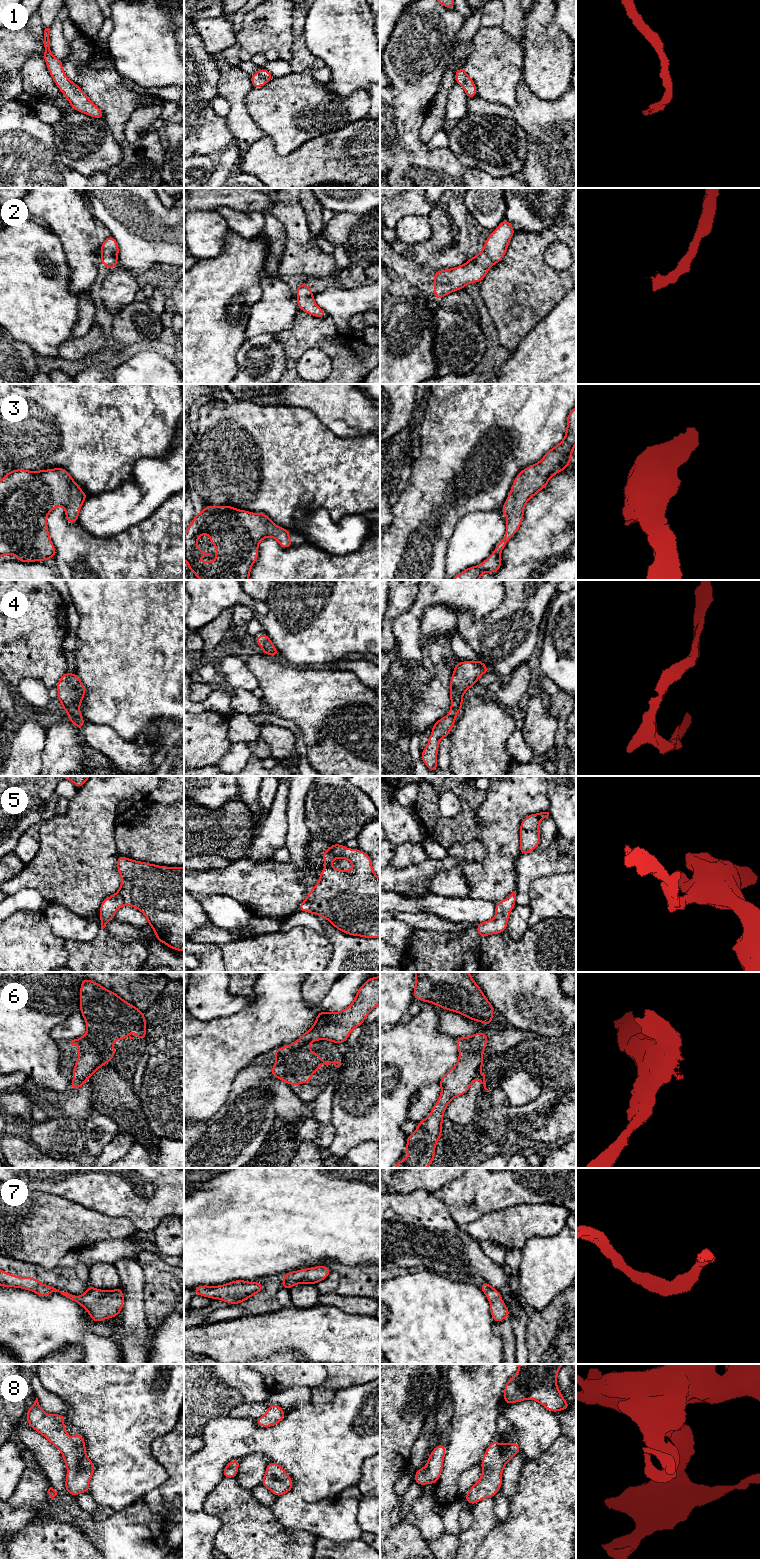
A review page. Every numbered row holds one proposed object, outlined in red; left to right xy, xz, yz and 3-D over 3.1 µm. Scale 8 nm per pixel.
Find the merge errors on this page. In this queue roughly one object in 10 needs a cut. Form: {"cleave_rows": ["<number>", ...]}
{"cleave_rows": ["6"]}

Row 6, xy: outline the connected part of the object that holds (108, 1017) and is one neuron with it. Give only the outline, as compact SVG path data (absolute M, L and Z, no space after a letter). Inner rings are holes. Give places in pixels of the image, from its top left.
M82 977L80 987L80 1012L87 1026L85 1037L94 1048L104 1048L110 1060L115 1056L113 1040L126 1040L127 1033L136 1032L138 1040L146 1039L146 1020L144 1012L123 1000L119 995L99 983Z

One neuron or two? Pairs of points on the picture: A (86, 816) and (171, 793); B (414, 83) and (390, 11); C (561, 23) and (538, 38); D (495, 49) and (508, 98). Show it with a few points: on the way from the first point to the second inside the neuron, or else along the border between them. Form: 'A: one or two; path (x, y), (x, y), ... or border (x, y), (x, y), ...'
A: two; border (160, 786), (155, 788), (147, 797)
B: two; border (404, 10), (390, 37)
C: two; border (556, 10), (548, 26), (548, 37), (552, 42)
D: one; path (496, 61), (496, 82), (499, 86)

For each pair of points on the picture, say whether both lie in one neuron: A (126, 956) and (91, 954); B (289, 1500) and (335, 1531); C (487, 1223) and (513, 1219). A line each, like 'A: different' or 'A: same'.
A: same
B: same
C: same

